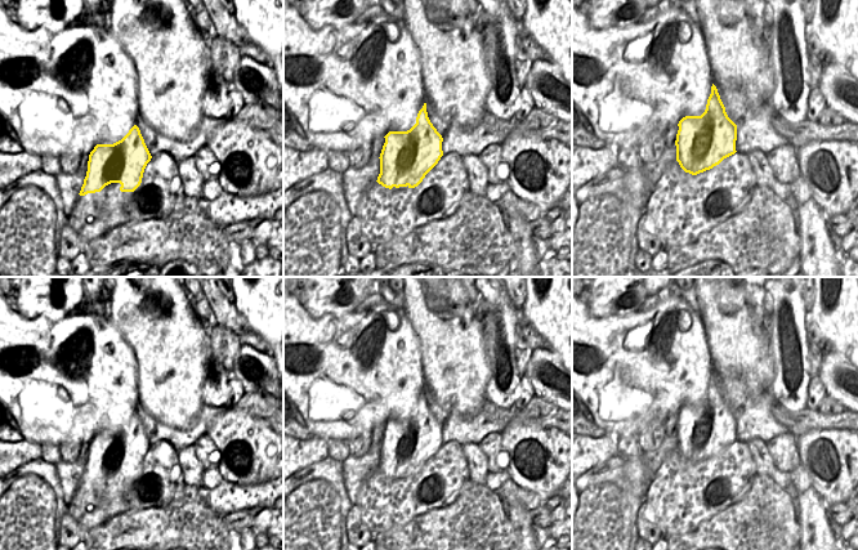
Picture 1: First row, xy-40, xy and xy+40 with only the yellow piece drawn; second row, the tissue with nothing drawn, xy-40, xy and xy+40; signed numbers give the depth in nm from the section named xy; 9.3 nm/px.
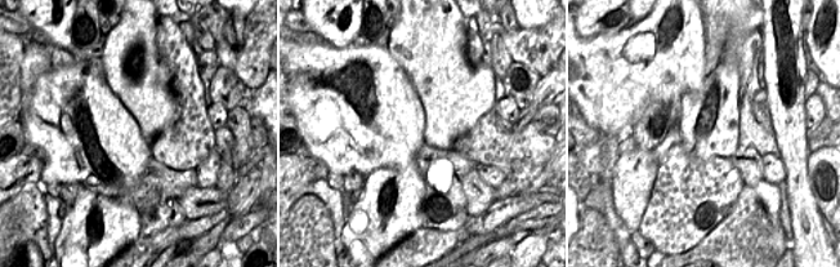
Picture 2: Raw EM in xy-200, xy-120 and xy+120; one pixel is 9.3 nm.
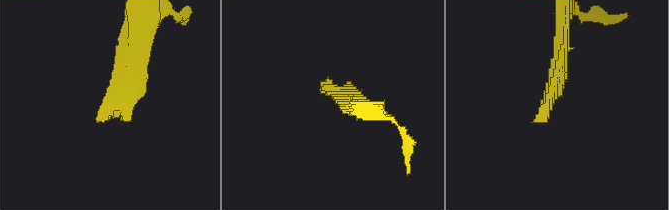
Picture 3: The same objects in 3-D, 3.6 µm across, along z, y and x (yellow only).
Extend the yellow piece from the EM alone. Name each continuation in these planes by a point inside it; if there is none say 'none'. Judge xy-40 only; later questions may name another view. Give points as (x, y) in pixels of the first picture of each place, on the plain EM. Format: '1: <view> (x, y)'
1: xy-40 (102, 497)

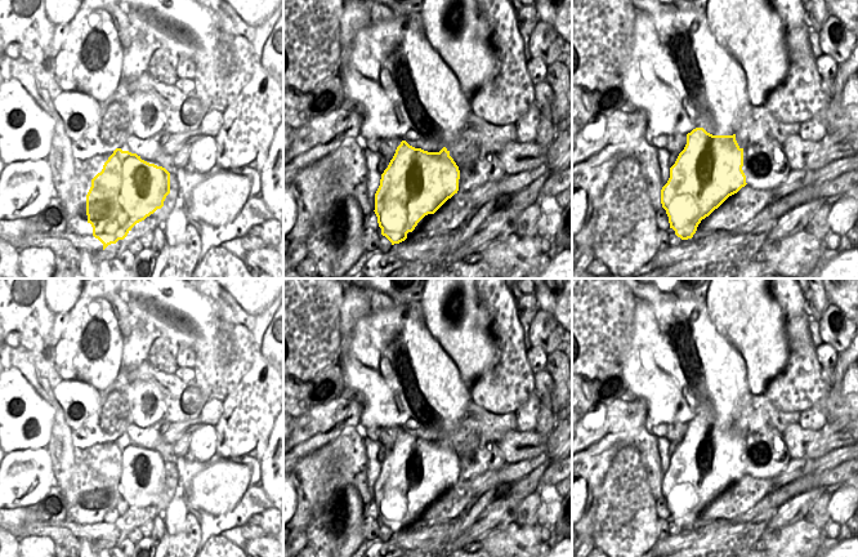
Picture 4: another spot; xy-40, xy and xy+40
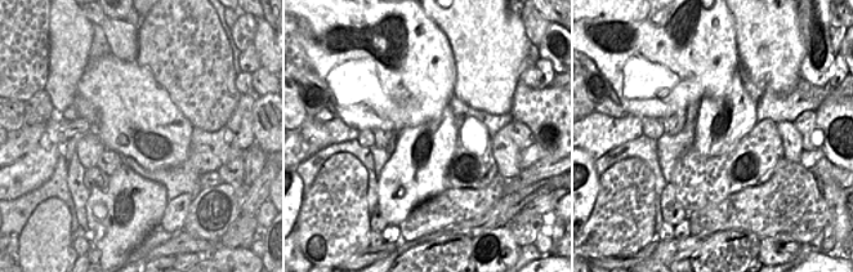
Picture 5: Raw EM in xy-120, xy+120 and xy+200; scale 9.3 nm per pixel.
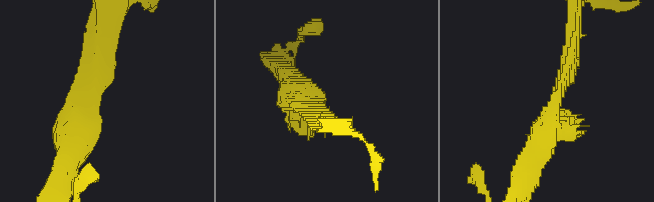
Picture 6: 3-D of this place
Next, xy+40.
none

